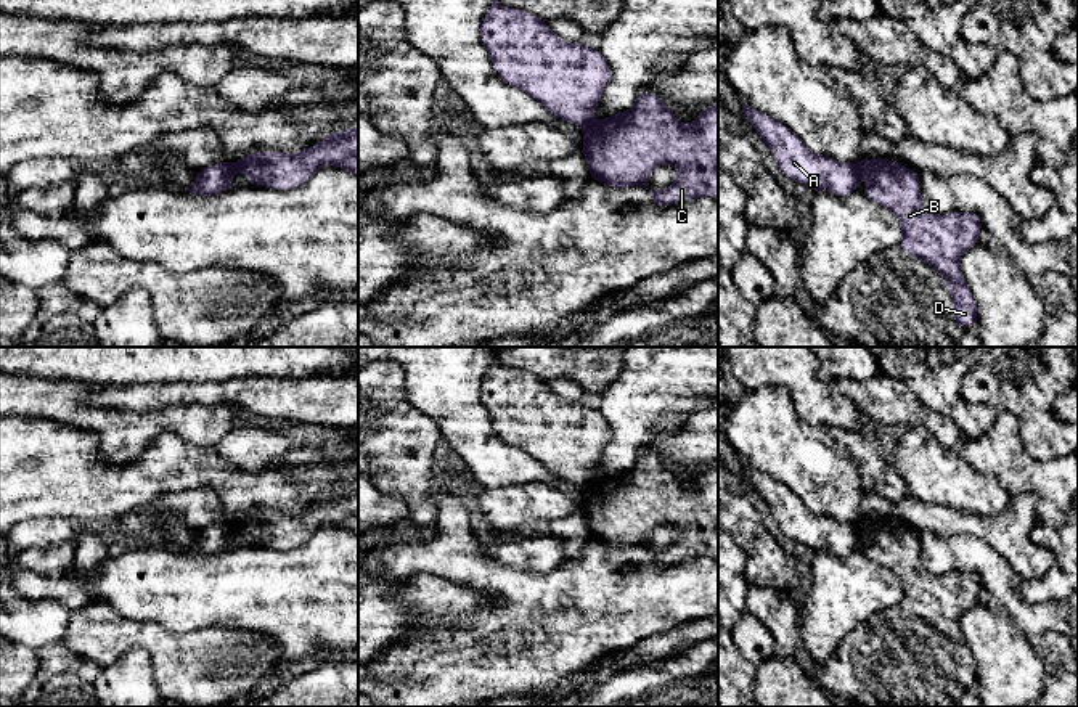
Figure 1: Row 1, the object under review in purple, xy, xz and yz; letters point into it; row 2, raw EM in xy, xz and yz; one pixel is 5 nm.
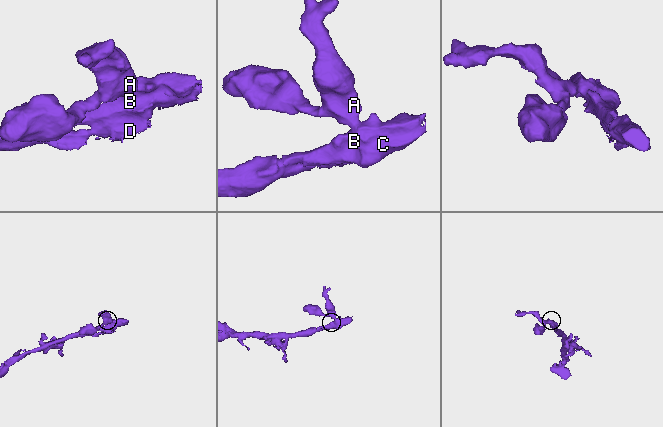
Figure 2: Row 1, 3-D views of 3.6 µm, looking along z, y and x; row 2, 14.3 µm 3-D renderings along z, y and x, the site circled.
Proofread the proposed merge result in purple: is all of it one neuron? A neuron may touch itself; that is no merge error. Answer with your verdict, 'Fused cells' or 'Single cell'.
Fused cells

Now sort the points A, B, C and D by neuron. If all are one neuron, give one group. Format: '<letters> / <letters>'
A / B C D

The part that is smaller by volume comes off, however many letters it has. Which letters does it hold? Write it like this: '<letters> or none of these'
A

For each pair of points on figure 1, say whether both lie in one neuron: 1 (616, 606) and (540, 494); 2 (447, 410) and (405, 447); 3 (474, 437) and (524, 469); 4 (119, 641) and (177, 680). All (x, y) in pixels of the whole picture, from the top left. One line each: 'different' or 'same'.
1: different
2: different
3: same
4: same

